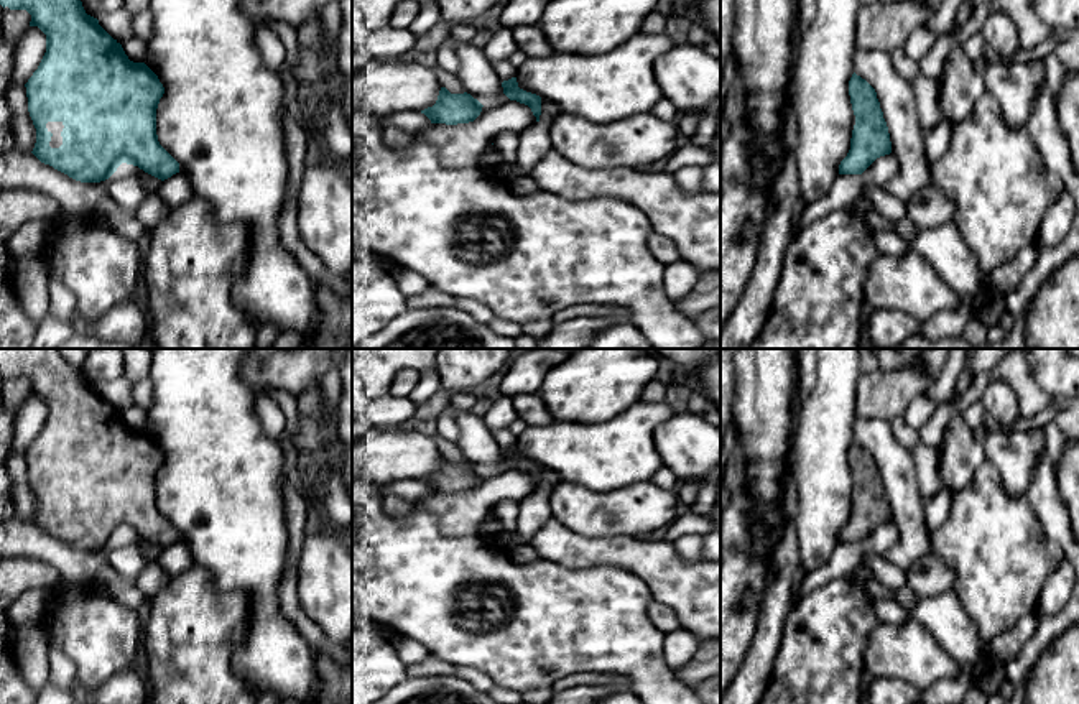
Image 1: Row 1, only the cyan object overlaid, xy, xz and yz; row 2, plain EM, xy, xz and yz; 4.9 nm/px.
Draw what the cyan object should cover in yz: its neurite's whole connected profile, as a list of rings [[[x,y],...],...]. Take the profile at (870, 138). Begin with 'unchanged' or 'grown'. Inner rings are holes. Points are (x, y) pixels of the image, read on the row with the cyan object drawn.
unchanged; [[[855,72],[849,81],[849,95],[855,125],[839,174],[862,174],[877,158],[891,153],[891,141],[875,89]]]

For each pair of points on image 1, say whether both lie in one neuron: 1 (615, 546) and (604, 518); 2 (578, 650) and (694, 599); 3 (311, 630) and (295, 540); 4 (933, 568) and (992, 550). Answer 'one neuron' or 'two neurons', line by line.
1: two neurons
2: two neurons
3: one neuron
4: two neurons

